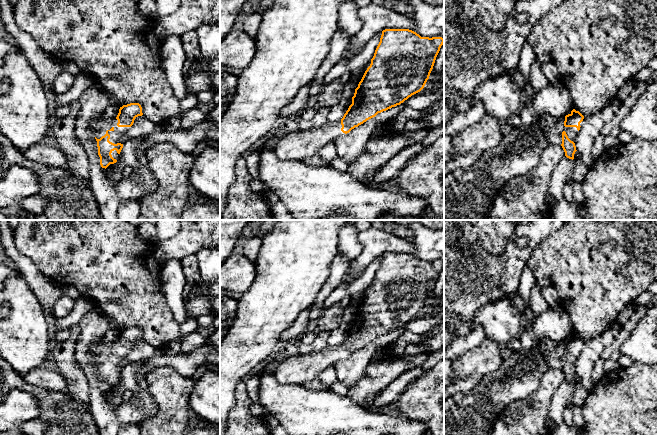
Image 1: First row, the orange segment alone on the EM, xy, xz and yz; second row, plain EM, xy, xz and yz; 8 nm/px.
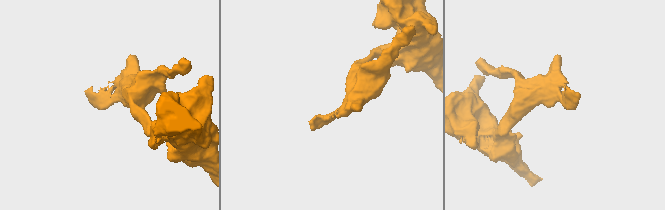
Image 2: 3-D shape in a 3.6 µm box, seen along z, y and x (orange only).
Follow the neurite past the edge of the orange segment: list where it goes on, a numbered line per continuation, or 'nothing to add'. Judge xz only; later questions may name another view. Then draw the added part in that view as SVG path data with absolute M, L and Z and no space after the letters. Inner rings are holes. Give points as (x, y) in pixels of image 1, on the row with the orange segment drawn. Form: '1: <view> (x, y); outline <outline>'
1: xz (295, 146); outline M341 120L310 129L302 127L284 135L274 146L274 152L280 160L303 161L306 157L318 154L320 148L335 137L345 135L341 128Z

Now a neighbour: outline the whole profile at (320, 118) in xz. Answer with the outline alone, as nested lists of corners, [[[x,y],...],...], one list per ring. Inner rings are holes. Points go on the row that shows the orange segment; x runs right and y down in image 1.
[[[317,107],[315,115],[310,120],[303,121],[302,126],[305,129],[322,126],[328,122],[328,116],[330,113],[331,113],[330,108]]]

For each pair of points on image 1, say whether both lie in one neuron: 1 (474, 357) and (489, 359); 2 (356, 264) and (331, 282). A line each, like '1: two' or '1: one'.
1: one
2: two

